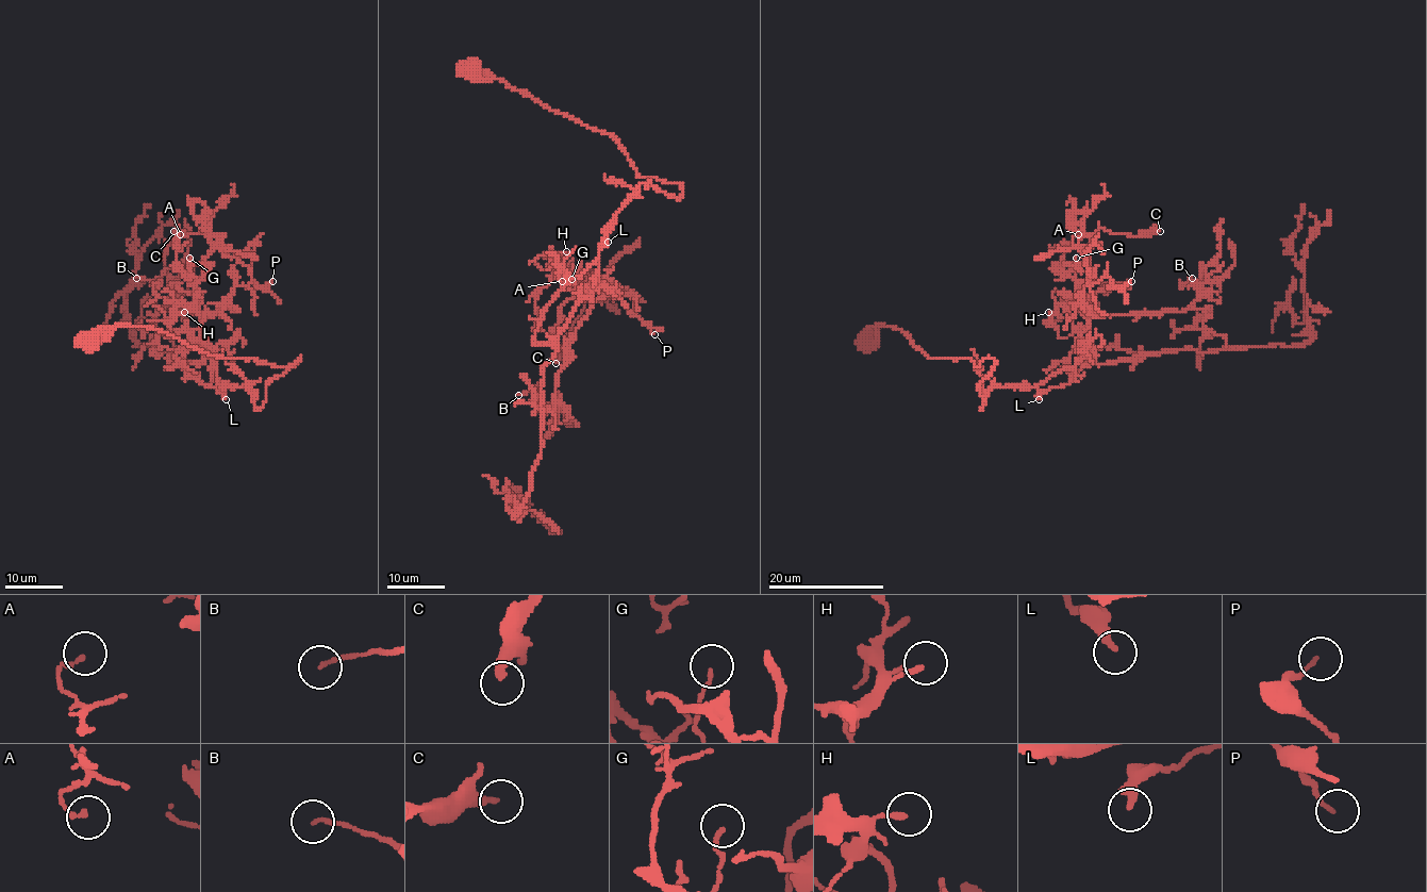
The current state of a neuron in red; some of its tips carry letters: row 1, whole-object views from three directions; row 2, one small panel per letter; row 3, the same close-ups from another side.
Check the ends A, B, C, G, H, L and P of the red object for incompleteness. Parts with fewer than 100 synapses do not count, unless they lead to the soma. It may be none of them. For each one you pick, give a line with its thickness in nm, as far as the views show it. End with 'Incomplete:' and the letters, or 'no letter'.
Incomplete: no letter

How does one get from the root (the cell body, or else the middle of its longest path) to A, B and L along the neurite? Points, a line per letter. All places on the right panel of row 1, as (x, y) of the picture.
A: (869, 340), (892, 326), (928, 358), (992, 358), (980, 408), (1073, 367), (1078, 234)
B: (869, 340), (892, 326), (928, 358), (992, 358), (982, 408), (1073, 367), (1094, 314), (1187, 310), (1192, 278)
L: (869, 340), (892, 326), (928, 358), (992, 358), (982, 408), (1073, 367), (1087, 330), (1073, 379), (1039, 399)

